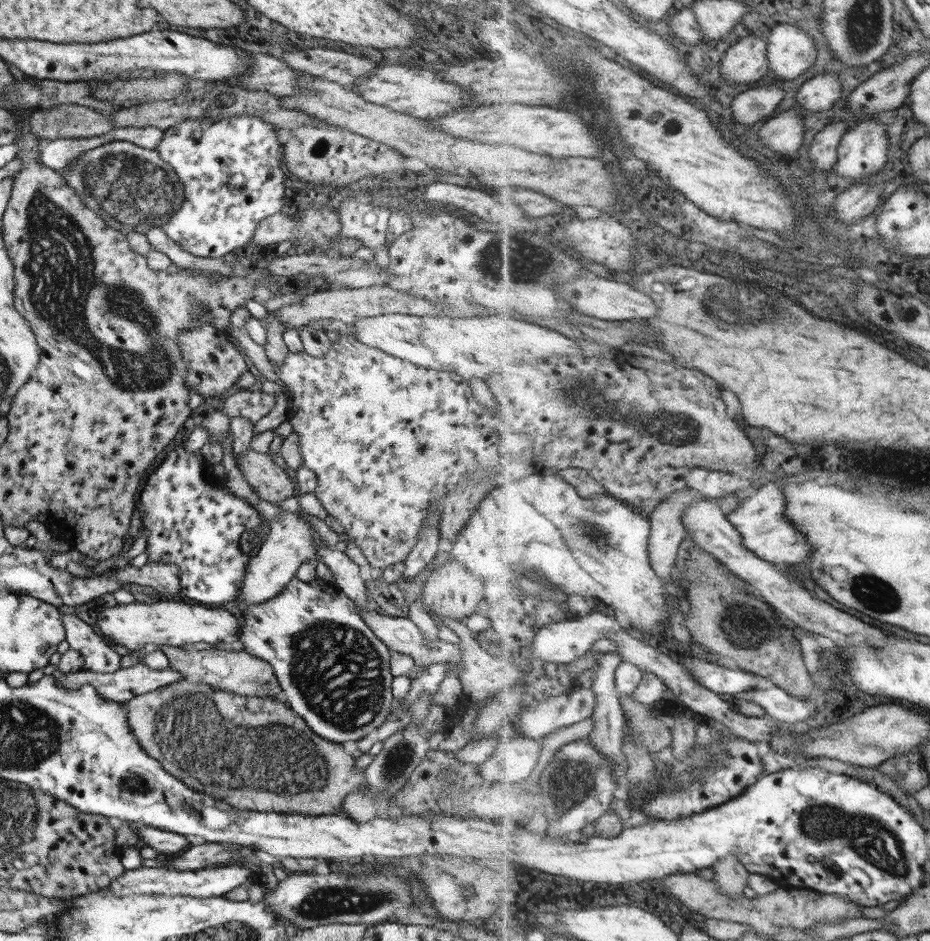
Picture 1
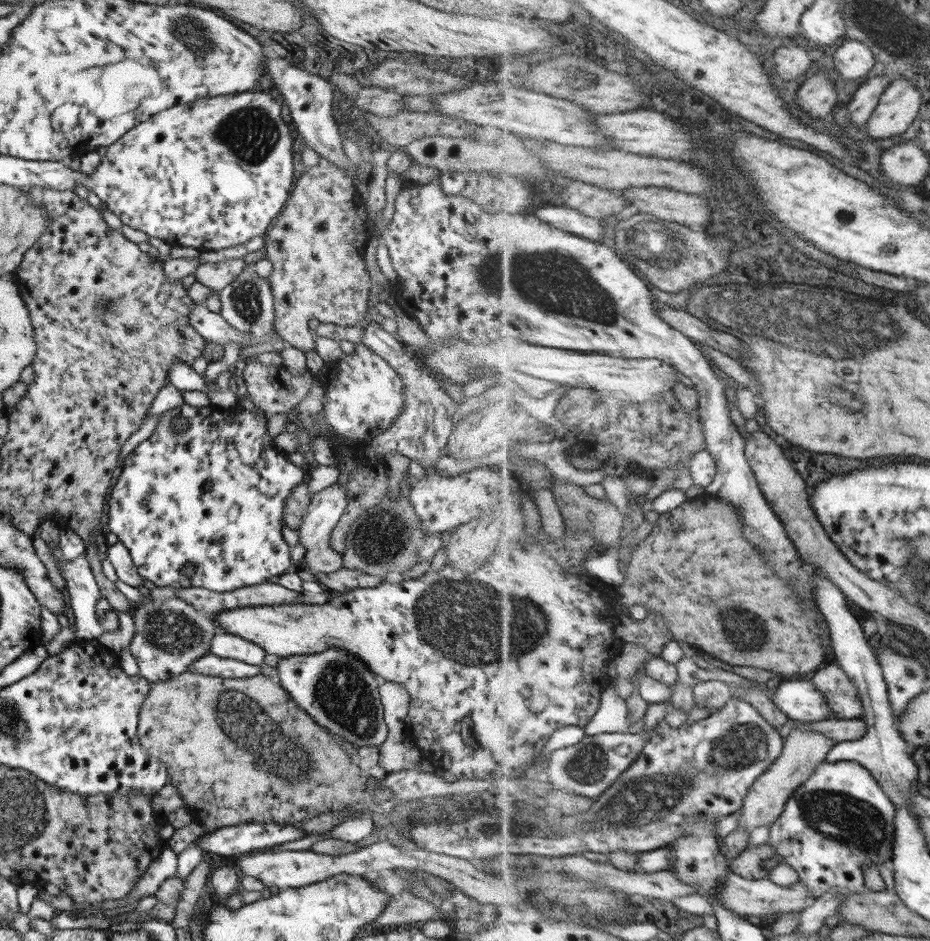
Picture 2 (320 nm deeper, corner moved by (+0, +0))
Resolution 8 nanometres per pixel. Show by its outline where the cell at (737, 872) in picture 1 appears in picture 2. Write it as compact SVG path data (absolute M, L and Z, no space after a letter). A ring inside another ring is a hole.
M793 728L784 739L784 752L782 755L749 789L749 794L745 797L744 805L739 811L739 826L751 832L751 830L760 826L771 826L774 822L777 822L777 819L785 810L787 801L793 796L799 786L810 779L817 765L824 762L835 743L836 740L830 739L819 731Z

